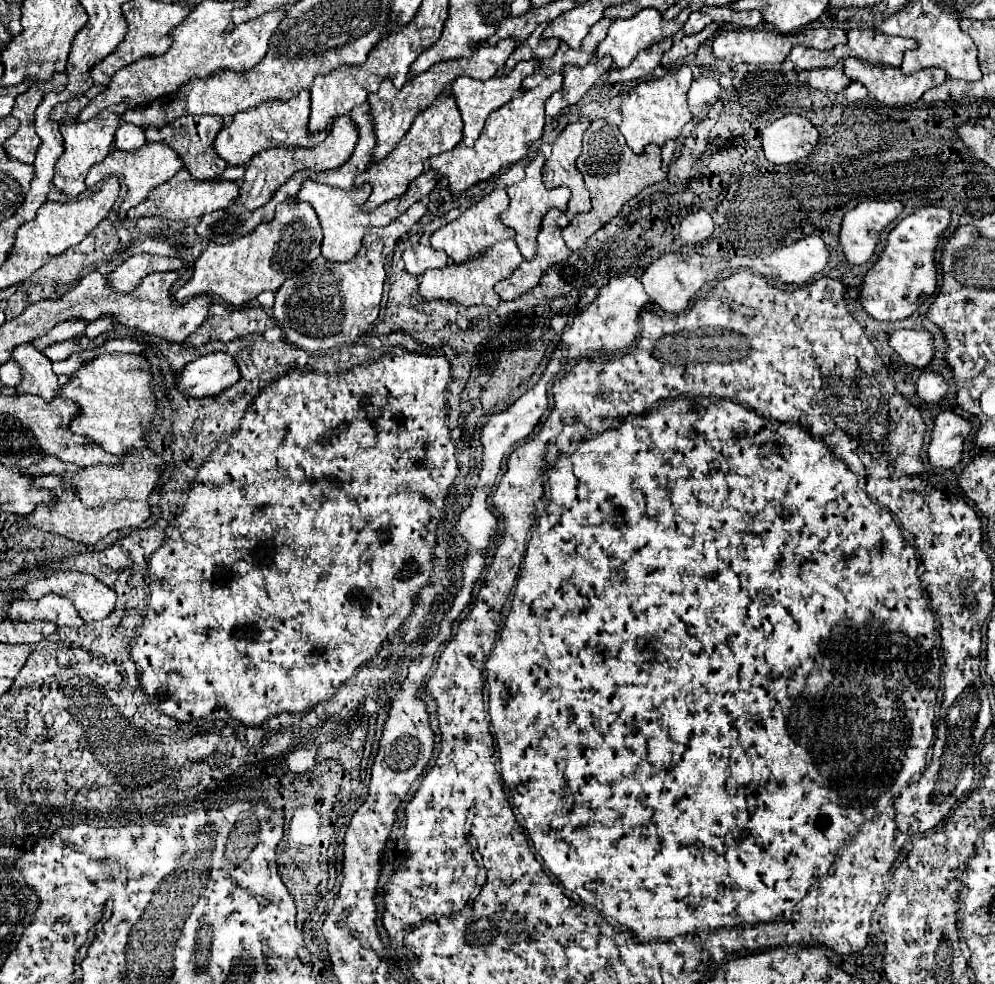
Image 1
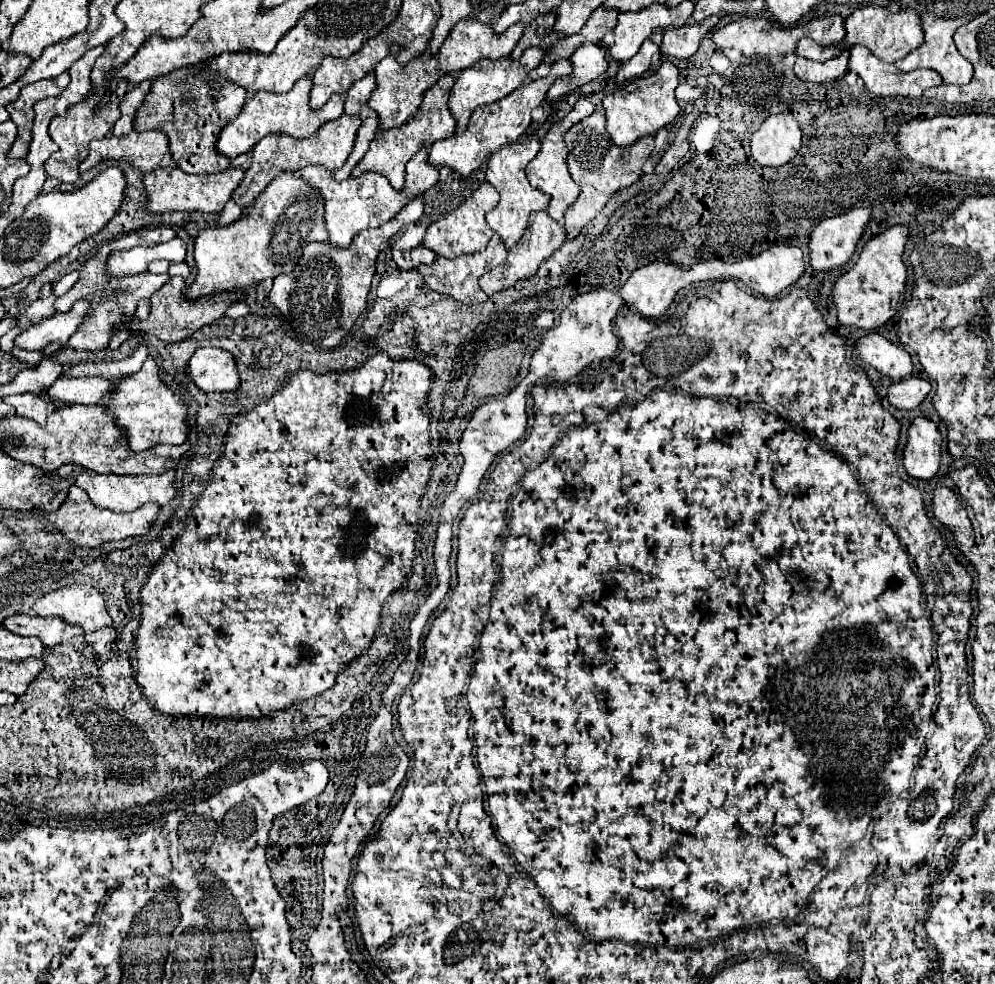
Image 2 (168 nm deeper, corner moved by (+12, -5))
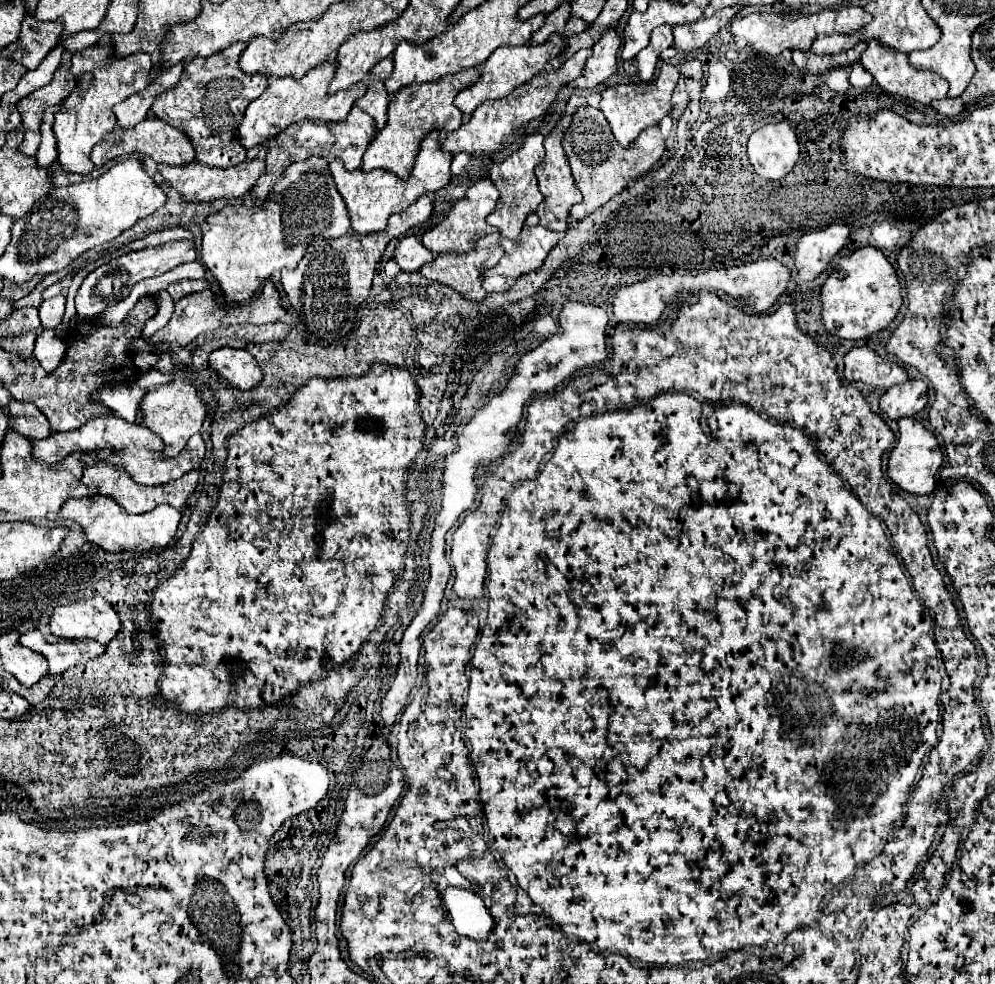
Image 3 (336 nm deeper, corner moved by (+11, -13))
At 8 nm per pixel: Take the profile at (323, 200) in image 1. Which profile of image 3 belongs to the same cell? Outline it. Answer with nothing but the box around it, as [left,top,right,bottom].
[329,131,451,235]

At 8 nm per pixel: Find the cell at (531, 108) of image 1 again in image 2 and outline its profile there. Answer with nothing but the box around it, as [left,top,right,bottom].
[428,59,572,177]

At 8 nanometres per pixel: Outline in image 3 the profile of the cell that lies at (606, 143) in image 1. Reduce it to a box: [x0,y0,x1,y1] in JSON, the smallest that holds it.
[563,105,665,221]

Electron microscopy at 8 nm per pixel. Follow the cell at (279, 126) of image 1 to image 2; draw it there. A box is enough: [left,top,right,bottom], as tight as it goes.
[218,75,344,159]

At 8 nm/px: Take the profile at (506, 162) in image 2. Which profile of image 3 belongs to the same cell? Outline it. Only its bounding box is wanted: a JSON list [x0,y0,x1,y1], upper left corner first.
[487,133,545,241]

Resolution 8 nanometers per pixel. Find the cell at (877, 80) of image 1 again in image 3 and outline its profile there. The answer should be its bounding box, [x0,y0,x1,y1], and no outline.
[861,41,947,105]

